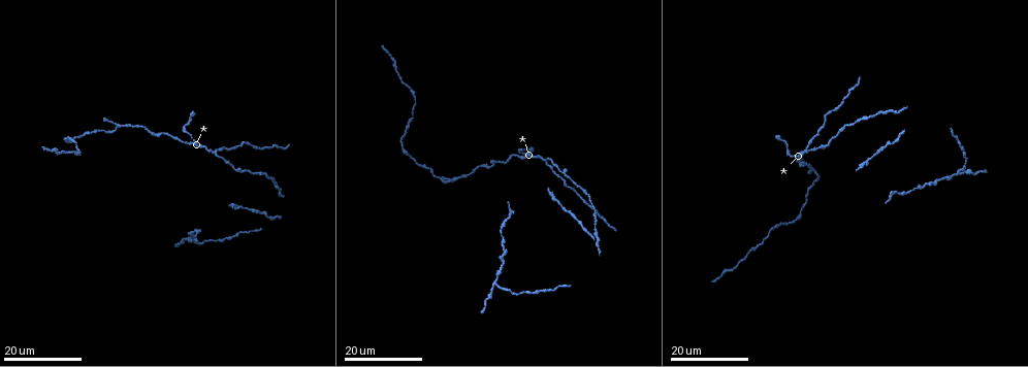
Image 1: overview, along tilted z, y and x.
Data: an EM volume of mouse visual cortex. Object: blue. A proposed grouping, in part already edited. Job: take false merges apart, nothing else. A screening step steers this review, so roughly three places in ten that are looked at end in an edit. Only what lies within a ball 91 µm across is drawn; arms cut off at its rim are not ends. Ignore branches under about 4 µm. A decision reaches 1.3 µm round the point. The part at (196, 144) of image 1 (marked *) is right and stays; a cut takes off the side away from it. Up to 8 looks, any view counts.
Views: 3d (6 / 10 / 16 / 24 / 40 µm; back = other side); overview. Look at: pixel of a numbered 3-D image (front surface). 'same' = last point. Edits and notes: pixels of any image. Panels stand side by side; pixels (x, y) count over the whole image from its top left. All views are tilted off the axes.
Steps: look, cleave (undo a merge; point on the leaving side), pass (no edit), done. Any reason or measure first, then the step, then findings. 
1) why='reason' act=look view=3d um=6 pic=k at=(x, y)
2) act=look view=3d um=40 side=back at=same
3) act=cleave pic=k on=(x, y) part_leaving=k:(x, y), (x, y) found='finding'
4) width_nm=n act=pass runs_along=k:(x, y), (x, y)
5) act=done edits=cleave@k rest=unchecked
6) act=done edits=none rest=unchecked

why='a fork' act=look view=3d um=24 pic=1 at=(214, 153)

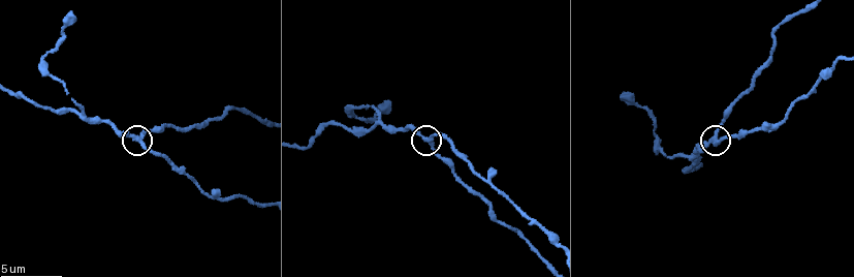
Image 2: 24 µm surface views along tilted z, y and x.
act=look view=3d um=10 pic=2 at=(141, 140)

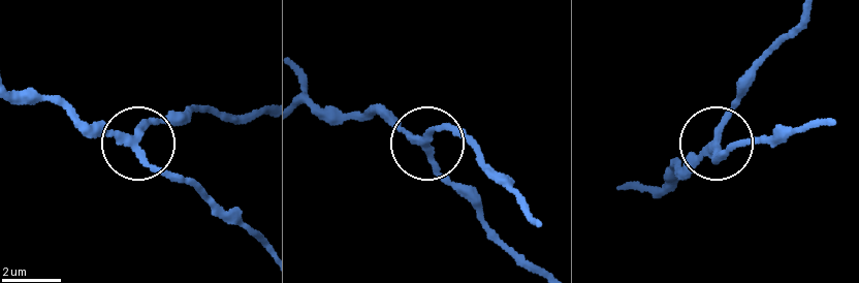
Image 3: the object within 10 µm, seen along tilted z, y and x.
width_nm=230 act=cleave pic=3 on=(158, 124) part_leaving=3:(138, 134), (148, 125), (197, 113), (239, 118), (263, 109) found='a second cell is stuck on'

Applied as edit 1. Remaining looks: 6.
why='two arms in line, one across' act=look view=3d um=16 pic=1 at=(185, 239)

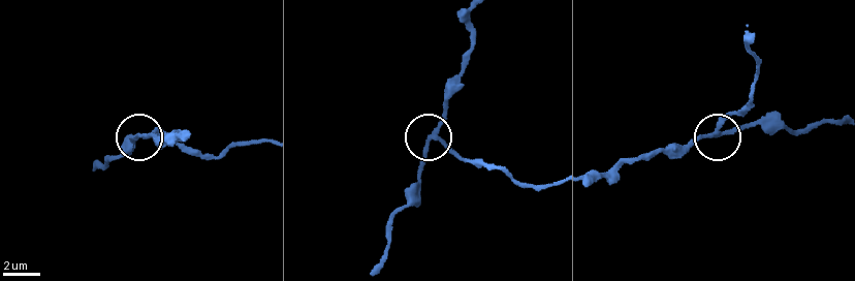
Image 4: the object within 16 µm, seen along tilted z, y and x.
why='closer look' act=look view=3d um=10 pic=4 at=(719, 134)

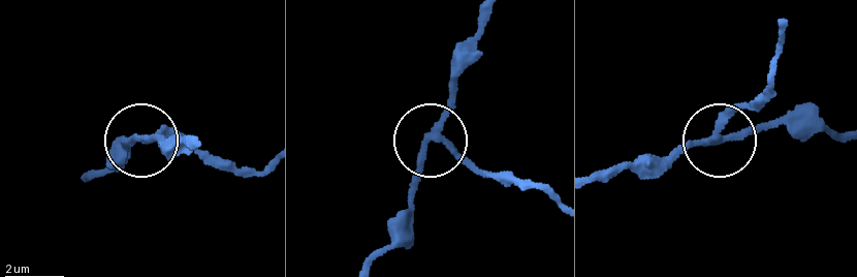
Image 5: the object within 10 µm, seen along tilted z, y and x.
act=cleave pic=5 on=(412, 176) part_leaving=5:(434, 134), (481, 21) found='two cells meet here'

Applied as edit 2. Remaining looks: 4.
act=look view=overview

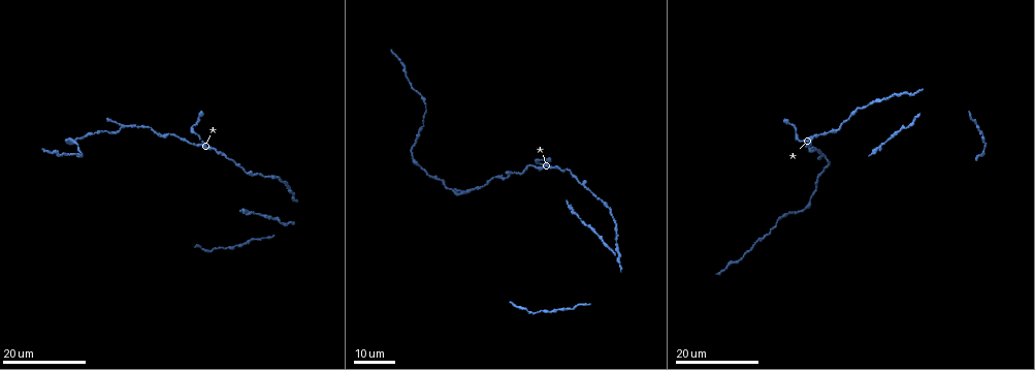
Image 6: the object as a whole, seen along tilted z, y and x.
why='calibre changes' act=look view=3d um=16 pic=6 at=(418, 164)

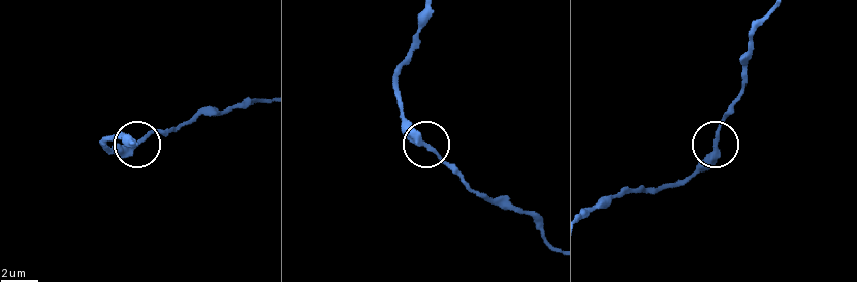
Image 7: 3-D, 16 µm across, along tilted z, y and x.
act=look view=3d um=10 pic=7 at=(142, 139)

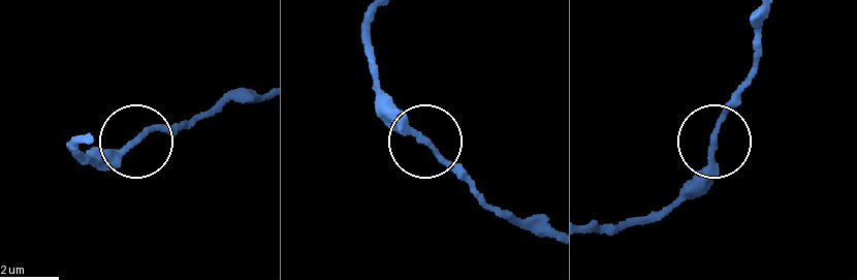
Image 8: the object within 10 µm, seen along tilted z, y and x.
act=pass found='all the same cell'

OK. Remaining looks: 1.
why='thick turns thin' act=look view=3d um=6 pic=2 at=(653, 133)

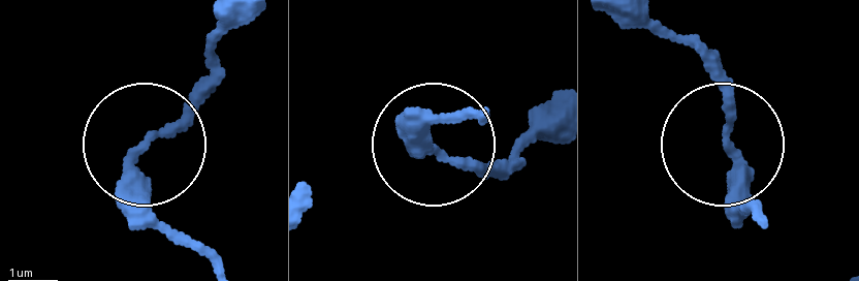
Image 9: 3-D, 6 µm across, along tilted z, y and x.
act=pass found='all the same cell'

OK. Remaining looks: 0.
act=done edits=cleave@3,cleave@5 rest=unchecked

